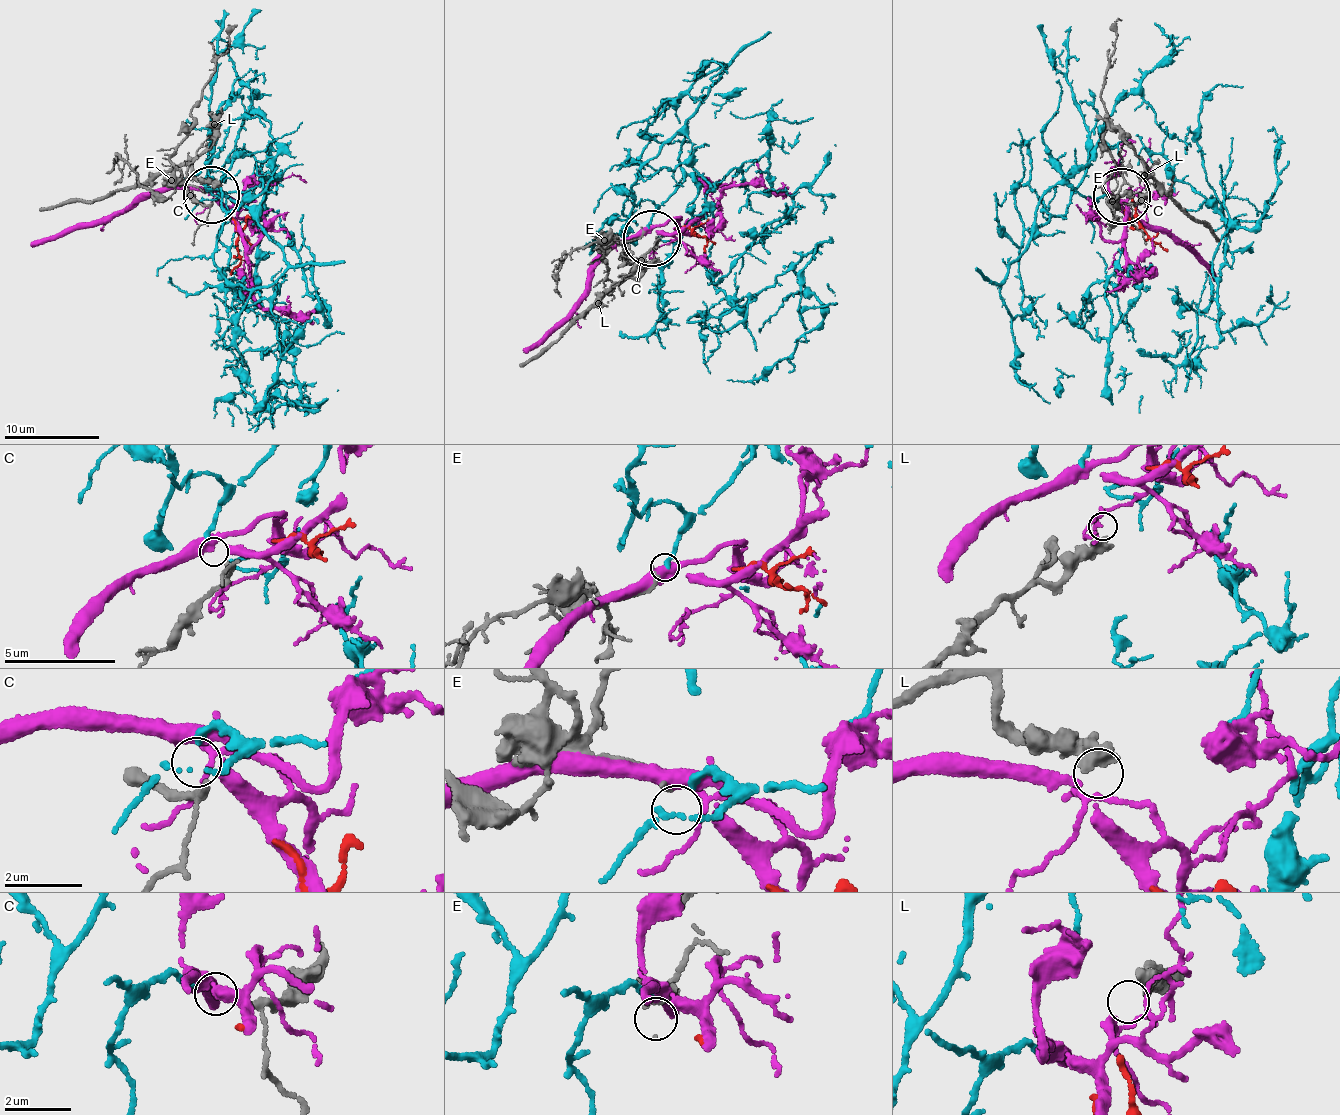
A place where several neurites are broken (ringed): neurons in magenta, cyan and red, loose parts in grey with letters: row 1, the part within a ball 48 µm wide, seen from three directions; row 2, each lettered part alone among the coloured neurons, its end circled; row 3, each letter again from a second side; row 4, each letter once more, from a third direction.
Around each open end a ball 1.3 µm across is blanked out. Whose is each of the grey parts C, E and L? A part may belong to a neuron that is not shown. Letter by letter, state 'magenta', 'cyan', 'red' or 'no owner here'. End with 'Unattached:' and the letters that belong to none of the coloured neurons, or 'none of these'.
C: cyan
E: no owner here
L: no owner here
Unattached: E, L

